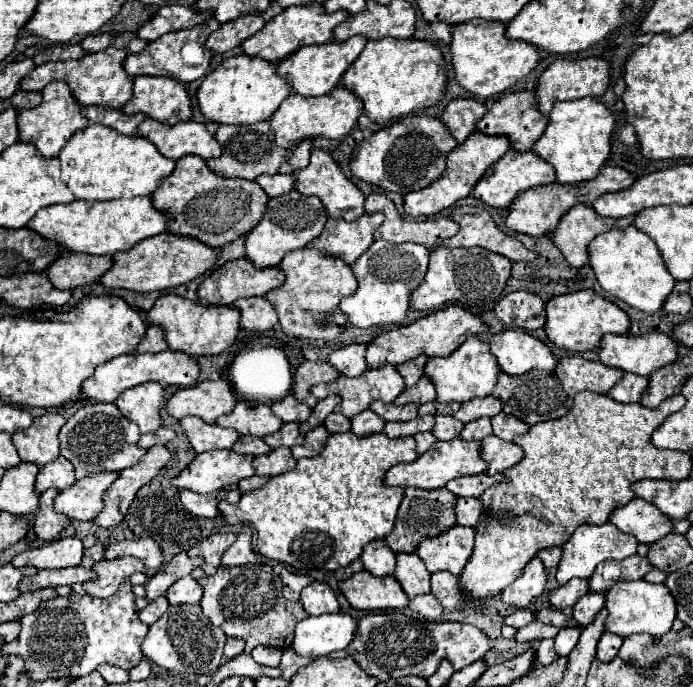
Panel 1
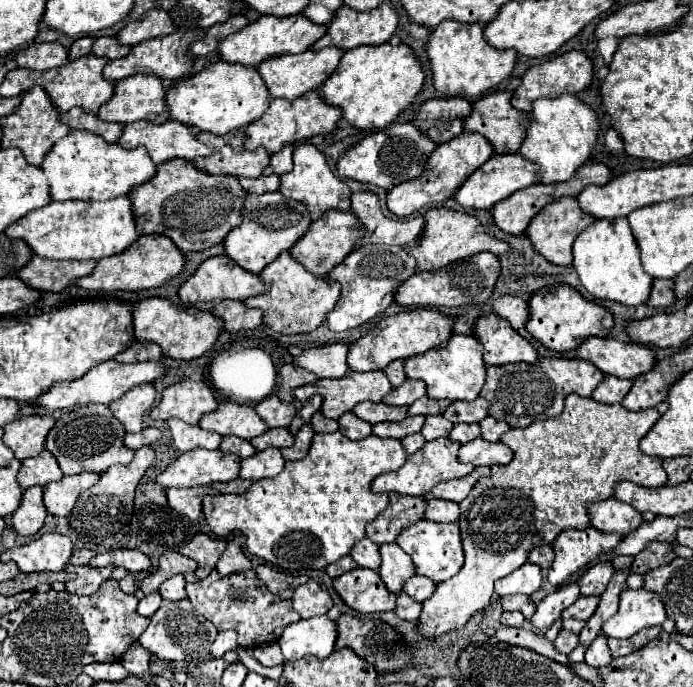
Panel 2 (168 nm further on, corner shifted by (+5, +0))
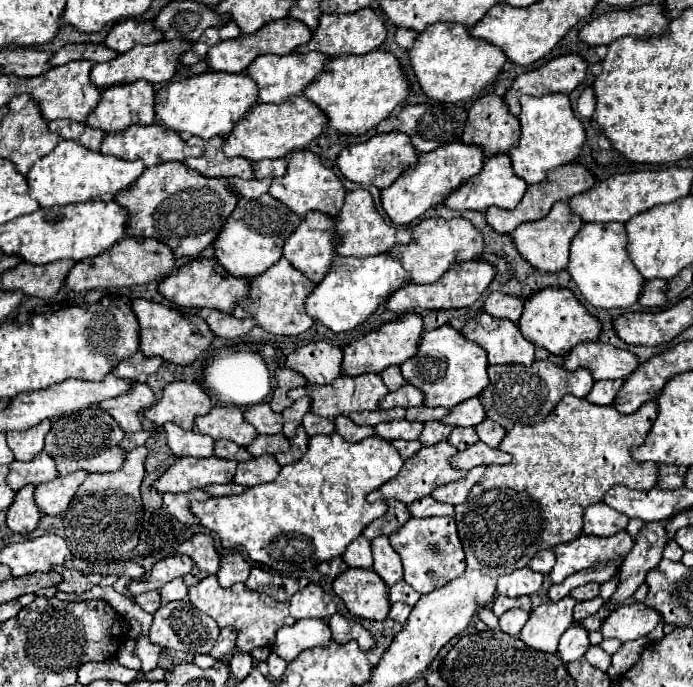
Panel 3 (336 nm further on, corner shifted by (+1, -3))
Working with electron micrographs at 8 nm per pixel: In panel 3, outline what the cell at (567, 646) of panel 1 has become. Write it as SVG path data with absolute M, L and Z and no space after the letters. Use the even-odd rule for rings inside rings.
M570 626L562 638L560 638L560 646L558 646L558 656L564 660L564 662L572 662L572 660L580 660L586 650L590 646L590 640L588 640L588 632L584 628L578 628L578 626Z

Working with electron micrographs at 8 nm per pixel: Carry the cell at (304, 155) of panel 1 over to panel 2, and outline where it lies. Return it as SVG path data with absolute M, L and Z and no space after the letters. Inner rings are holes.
M286 145L282 151L274 153L274 155L270 157L270 165L268 165L262 173L264 173L264 175L270 175L270 173L282 175L282 173L292 171L292 151L294 151L294 145Z

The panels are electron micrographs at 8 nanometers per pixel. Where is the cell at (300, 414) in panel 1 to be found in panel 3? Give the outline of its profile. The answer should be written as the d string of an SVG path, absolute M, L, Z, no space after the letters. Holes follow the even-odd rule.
M268 402L246 408L244 418L258 430L258 434L280 434L284 426L282 414L276 414Z

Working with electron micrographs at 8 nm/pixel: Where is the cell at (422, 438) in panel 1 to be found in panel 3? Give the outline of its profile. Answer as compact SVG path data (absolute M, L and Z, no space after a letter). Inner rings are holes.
M396 440L396 442L392 442L396 448L398 448L398 452L400 452L400 456L404 458L404 460L408 460L408 458L412 458L420 448L422 448L422 442L420 440L414 440L414 442L404 442L404 440Z

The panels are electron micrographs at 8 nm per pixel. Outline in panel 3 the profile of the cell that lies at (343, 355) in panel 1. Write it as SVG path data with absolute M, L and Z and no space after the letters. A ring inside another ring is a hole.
M310 342L288 356L286 366L304 374L310 384L332 384L342 376L342 348L328 342Z

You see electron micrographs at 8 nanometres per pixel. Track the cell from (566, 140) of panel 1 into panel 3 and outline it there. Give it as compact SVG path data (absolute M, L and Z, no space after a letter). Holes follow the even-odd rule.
M546 94L540 98L524 96L520 98L520 104L522 114L518 116L518 120L522 126L522 134L518 146L510 150L512 168L528 184L540 184L544 182L548 170L570 164L578 158L578 152L586 142L586 130L584 124L574 116L570 98L564 94Z

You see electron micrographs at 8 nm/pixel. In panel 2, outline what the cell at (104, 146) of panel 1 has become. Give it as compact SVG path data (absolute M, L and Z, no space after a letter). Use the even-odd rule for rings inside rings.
M70 131L66 137L56 141L56 145L46 153L40 169L48 177L52 201L108 201L126 195L132 187L142 185L156 173L156 165L148 159L148 151L144 151L144 147L128 151L118 143L108 145L104 139L88 131Z

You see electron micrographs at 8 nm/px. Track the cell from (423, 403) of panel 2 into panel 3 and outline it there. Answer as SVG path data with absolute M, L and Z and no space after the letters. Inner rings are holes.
M416 406L406 410L406 420L418 420L418 422L428 422L428 420L442 420L448 414L446 408L428 408L428 406Z

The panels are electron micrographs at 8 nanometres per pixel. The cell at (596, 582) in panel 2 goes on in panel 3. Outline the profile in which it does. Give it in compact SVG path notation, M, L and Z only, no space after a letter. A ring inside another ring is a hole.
M588 582L588 584L580 586L580 588L574 588L570 596L576 598L576 600L592 600L598 594L600 594L600 584L598 582Z

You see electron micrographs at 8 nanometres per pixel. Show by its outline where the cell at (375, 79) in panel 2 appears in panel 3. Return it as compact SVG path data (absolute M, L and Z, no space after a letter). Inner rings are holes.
M372 50L364 56L336 56L328 68L304 90L304 96L328 116L328 126L344 134L364 134L390 112L394 112L410 94L410 80L402 70L400 60L382 50Z

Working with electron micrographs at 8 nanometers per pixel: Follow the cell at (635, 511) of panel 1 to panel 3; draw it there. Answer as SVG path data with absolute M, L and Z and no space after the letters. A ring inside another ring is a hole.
M592 504L584 512L584 534L594 536L614 536L620 530L626 530L628 516L618 514L618 510L612 510L608 504Z

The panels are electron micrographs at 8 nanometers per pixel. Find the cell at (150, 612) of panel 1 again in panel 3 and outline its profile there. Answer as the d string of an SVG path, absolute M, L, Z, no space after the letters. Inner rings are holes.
M144 592L144 594L136 596L134 602L136 602L144 612L148 612L148 614L154 614L154 612L162 606L158 592Z

